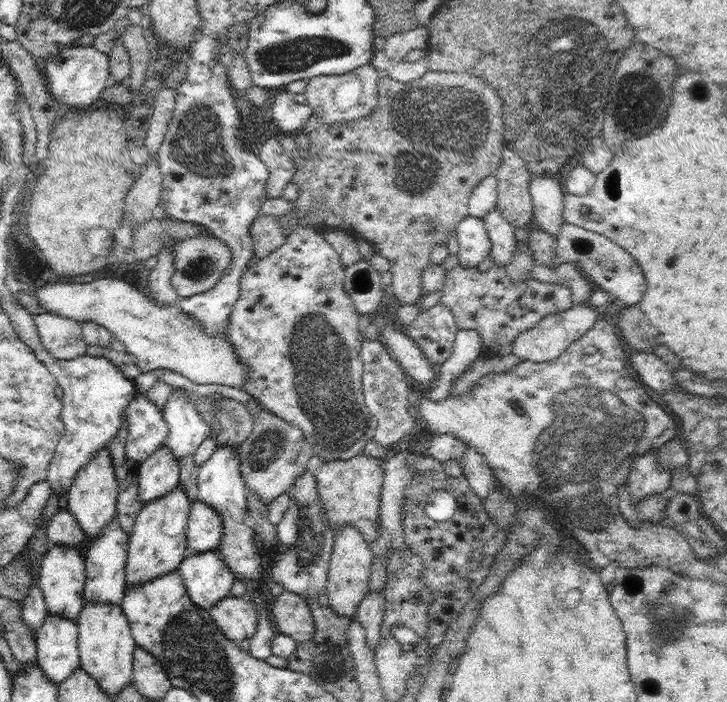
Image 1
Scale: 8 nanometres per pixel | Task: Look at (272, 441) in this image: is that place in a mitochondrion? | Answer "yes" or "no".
yes

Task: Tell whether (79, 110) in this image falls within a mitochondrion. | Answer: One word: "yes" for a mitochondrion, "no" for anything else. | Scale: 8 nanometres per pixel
no

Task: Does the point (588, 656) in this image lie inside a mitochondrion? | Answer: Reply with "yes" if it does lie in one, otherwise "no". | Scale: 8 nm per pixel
no

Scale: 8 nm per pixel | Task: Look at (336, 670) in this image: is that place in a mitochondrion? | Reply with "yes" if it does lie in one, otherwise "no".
yes

